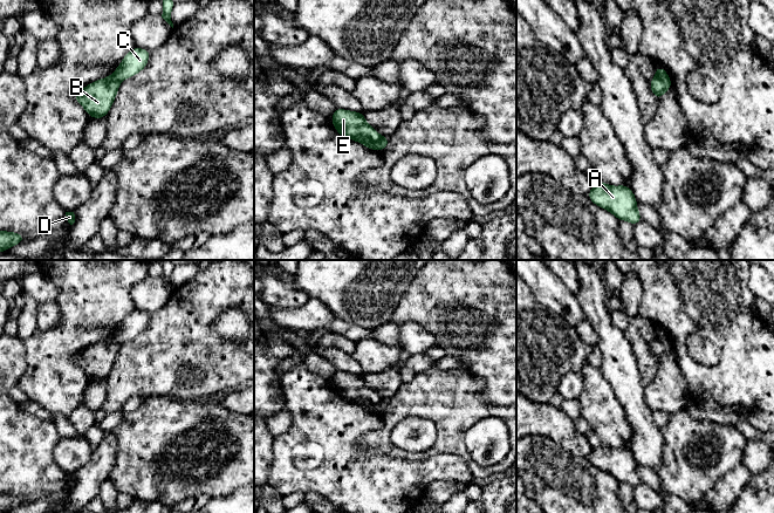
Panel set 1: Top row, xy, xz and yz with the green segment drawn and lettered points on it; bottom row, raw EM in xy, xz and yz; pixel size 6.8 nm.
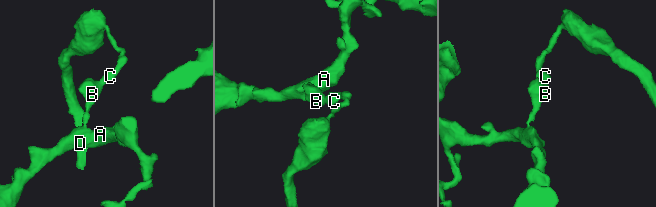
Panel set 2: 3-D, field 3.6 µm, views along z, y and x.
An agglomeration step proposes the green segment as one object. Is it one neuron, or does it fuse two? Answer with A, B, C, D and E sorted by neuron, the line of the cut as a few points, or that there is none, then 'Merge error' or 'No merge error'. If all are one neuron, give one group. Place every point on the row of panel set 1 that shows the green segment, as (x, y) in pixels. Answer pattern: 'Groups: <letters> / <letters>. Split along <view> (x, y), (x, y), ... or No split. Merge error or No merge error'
Groups: A B D E / C. Split along xz (383, 137), (379, 142), (379, 149). Merge error

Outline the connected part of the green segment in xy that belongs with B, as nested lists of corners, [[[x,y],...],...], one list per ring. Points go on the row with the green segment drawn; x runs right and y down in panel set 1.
[[[114,75],[85,86],[74,95],[91,118],[104,118],[114,104],[121,82]]]

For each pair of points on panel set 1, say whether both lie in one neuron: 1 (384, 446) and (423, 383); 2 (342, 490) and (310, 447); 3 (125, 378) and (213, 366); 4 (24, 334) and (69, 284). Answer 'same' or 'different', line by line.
1: same
2: same
3: same
4: different

